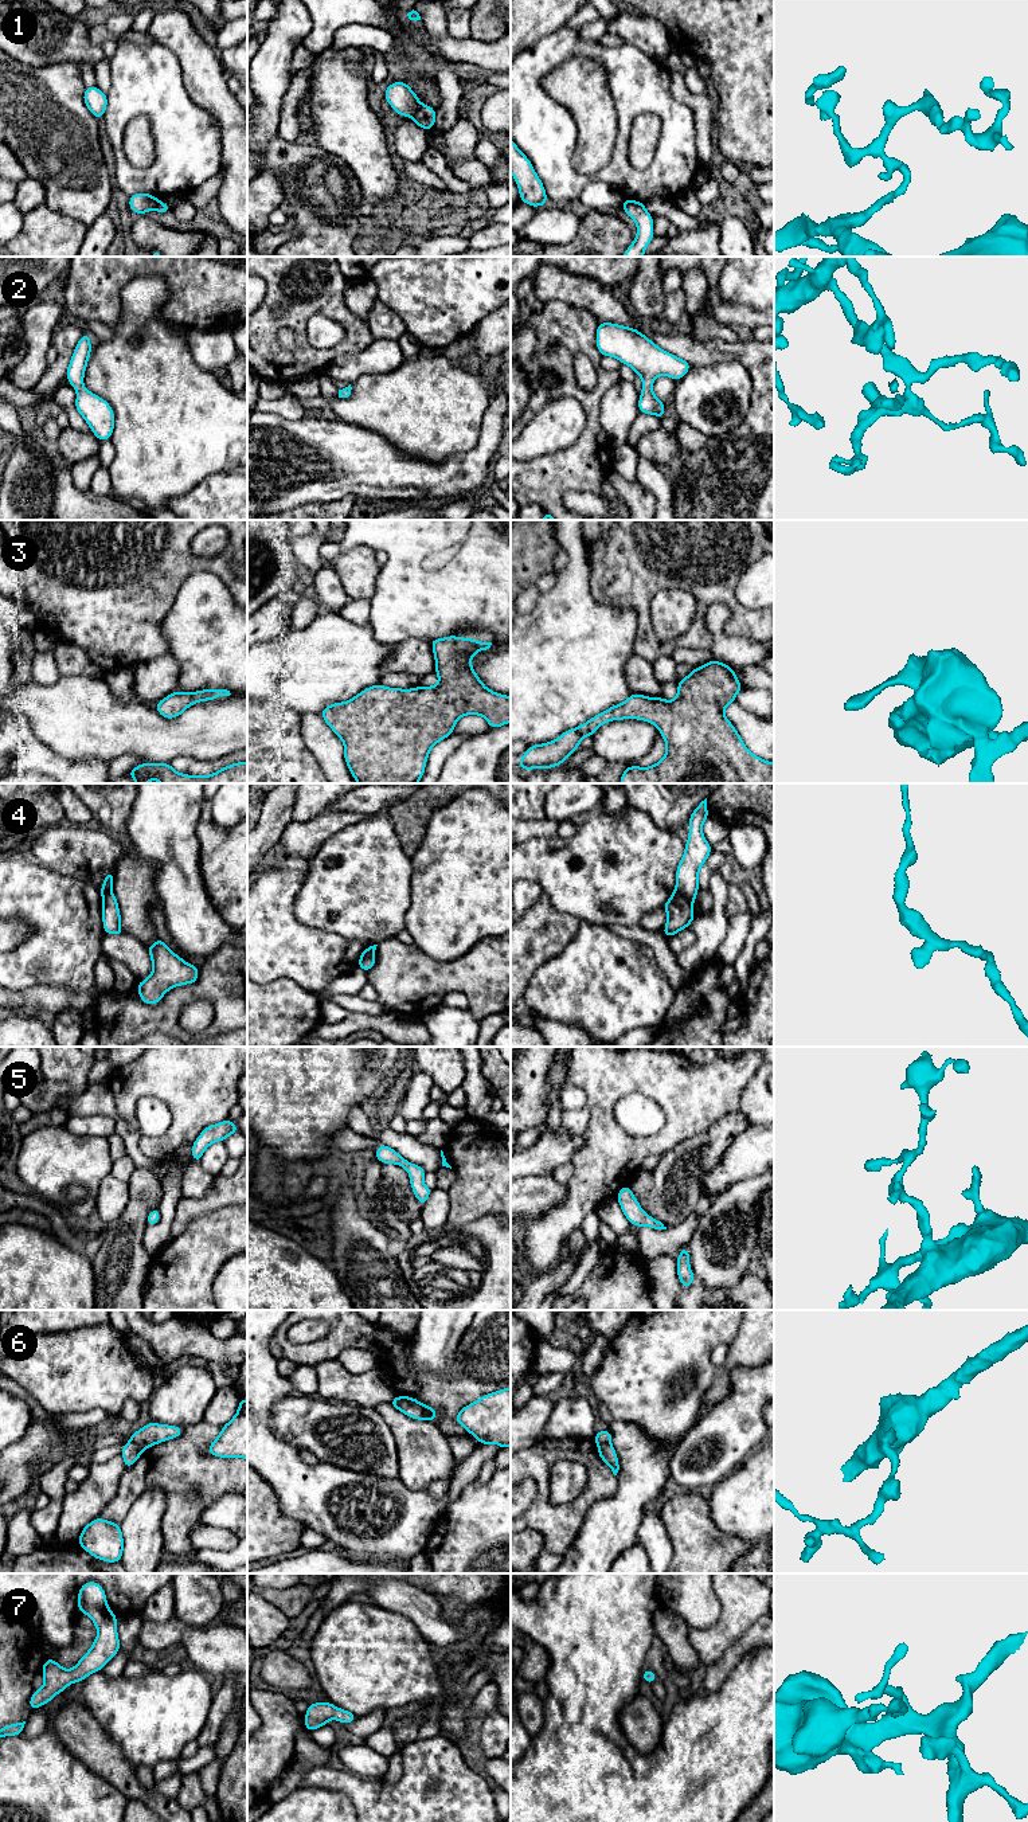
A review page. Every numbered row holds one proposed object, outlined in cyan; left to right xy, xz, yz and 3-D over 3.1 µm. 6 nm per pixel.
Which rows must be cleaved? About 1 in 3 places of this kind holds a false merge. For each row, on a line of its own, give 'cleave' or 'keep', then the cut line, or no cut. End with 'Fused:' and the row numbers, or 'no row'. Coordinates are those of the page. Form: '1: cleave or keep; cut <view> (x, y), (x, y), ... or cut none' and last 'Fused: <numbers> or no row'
1: cleave; cut xz (421, 105), (413, 117)
2: keep; cut none
3: keep; cut none
4: cleave; cut yz (675, 891), (691, 903)
5: keep; cut none
6: cleave; cut xy (131, 1439), (143, 1449)
7: keep; cut none
Fused: 1, 4, 6

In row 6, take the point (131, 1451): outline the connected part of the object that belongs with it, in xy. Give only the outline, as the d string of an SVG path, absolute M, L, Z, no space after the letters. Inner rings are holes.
M132 1440L128 1442L121 1450L121 1455L124 1458L125 1469L132 1467L134 1465L134 1462L140 1458L142 1451L144 1451L144 1448L137 1446L134 1442L132 1442Z

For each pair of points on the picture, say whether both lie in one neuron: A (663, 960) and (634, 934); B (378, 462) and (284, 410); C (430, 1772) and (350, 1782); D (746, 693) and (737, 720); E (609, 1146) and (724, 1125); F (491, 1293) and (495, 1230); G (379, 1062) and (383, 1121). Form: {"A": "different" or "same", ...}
{"A": "same", "B": "different", "C": "same", "D": "different", "E": "different", "F": "same", "G": "different"}

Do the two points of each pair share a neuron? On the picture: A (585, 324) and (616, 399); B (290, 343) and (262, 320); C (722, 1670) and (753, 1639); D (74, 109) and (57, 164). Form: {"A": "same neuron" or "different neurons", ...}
{"A": "different neurons", "B": "different neurons", "C": "same neuron", "D": "same neuron"}

